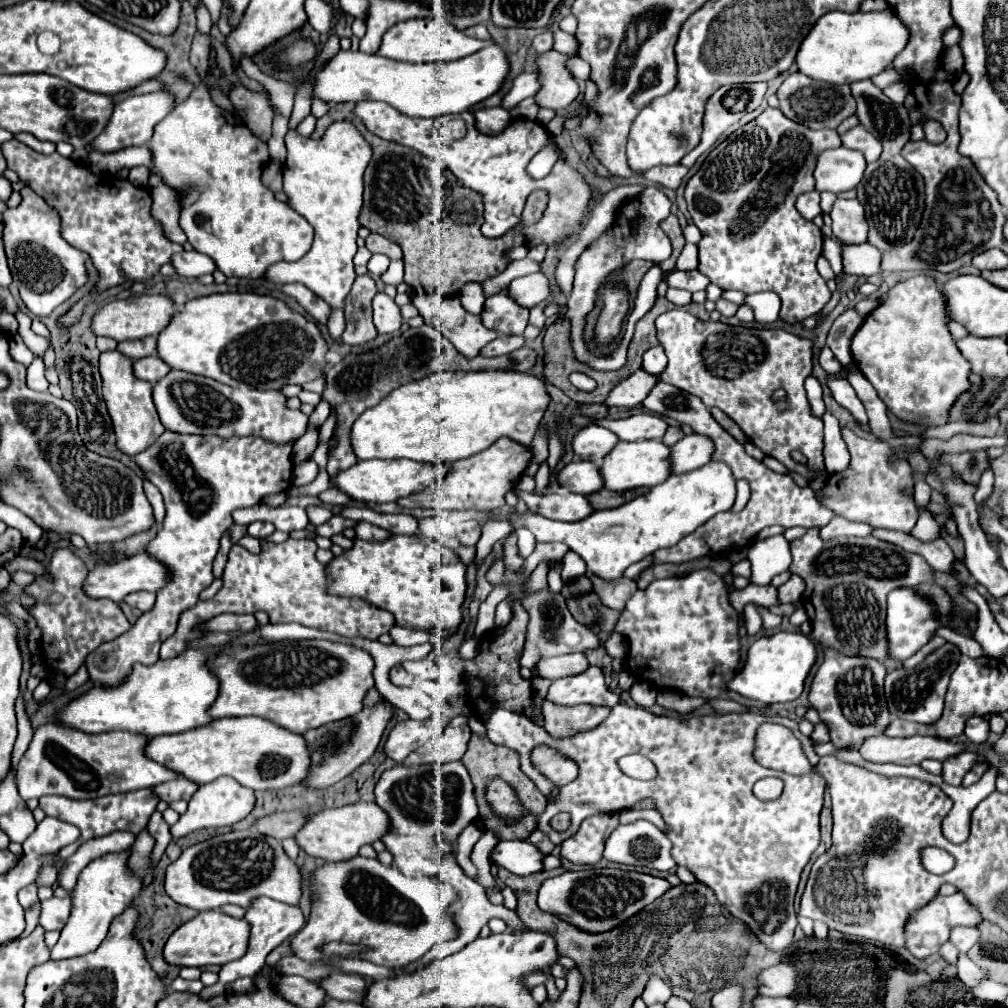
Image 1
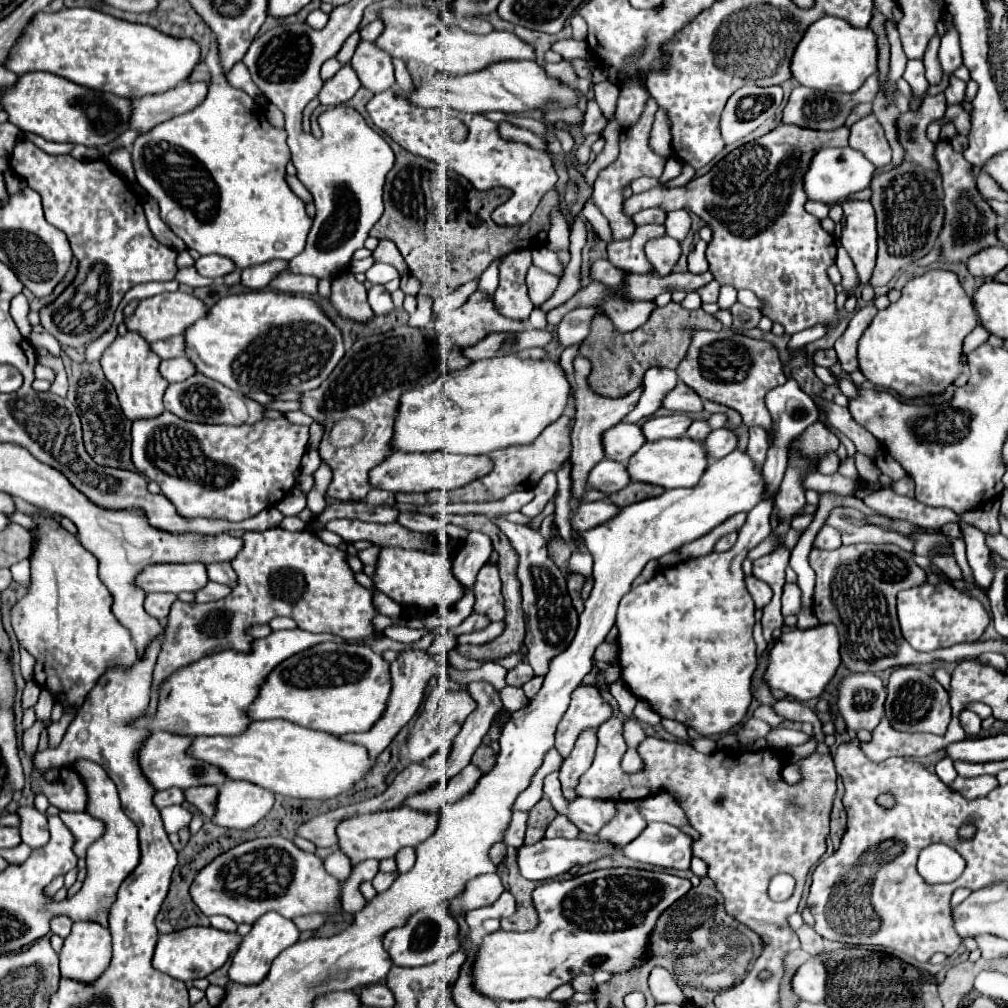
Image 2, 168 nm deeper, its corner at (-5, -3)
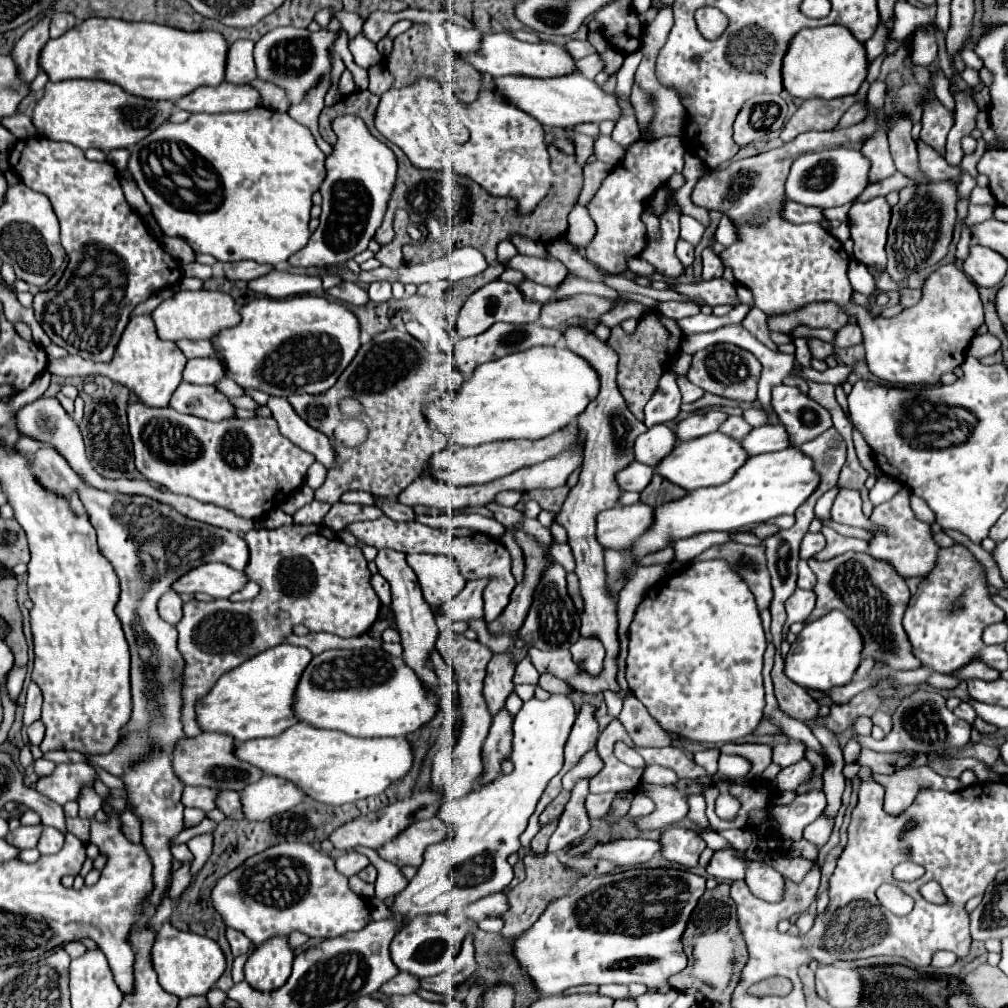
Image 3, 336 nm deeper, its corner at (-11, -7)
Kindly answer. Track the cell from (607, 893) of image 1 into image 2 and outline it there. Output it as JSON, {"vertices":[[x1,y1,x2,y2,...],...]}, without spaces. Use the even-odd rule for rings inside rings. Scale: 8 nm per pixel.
{"vertices":[[637,868,595,870,581,876,573,876,571,880,547,882,532,892,533,904,540,920,536,928,527,932,497,930,483,938,481,950,477,952,477,966,473,966,473,980,477,982,477,990,481,990,481,994,489,994,489,998,495,1000,547,998,551,990,555,990,561,984,567,984,579,974,593,974,595,970,619,974,633,970,645,964,649,958,647,946,659,916,689,890,691,890,691,882,687,878,679,878,667,872,651,872],[568,895,569,902,573,902,573,910,565,910,565,918,569,918,569,921,564,922,563,900]]}

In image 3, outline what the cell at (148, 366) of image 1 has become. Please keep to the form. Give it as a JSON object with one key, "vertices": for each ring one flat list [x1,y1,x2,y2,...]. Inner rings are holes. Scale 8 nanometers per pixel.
{"vertices":[[195,358,187,362,183,380,187,380,189,384,215,384,225,376,223,372,225,370,219,358]]}

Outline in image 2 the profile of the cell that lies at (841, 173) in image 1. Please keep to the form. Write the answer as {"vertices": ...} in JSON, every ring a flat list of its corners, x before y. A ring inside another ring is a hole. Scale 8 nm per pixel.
{"vertices":[[845,146,845,148,821,148,811,158,809,170,803,176,803,188,805,188,805,194,807,194,809,200,829,204,829,202,847,198,849,194,855,194,855,192,867,188,871,184,873,170,875,170,875,166,861,152,853,150,851,146]]}

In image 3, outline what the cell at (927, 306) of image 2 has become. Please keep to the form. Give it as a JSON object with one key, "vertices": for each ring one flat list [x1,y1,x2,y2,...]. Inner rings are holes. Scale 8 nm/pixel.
{"vertices":[[955,264,937,268,923,284,919,304,905,308,893,318,871,318,859,312,857,304,847,304,849,314,857,314,863,330,865,362,869,372,883,382,903,386,939,384,945,372,953,372,963,364,967,346,983,326,983,304,977,286]]}

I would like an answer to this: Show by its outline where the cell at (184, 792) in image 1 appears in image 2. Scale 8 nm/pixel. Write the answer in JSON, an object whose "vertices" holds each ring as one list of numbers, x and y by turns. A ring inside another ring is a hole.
{"vertices":[[195,786,185,790,187,794,187,802,195,804,205,818,213,818,215,816,215,802,217,802,217,786]]}

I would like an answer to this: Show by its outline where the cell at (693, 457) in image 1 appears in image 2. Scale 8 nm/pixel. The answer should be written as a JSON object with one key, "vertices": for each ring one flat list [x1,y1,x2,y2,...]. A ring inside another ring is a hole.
{"vertices":[[721,428,721,430,713,430,709,434,709,438,705,440,705,446,709,450,709,458,723,458,729,452,733,452,737,448,739,436,735,430,731,428]]}

